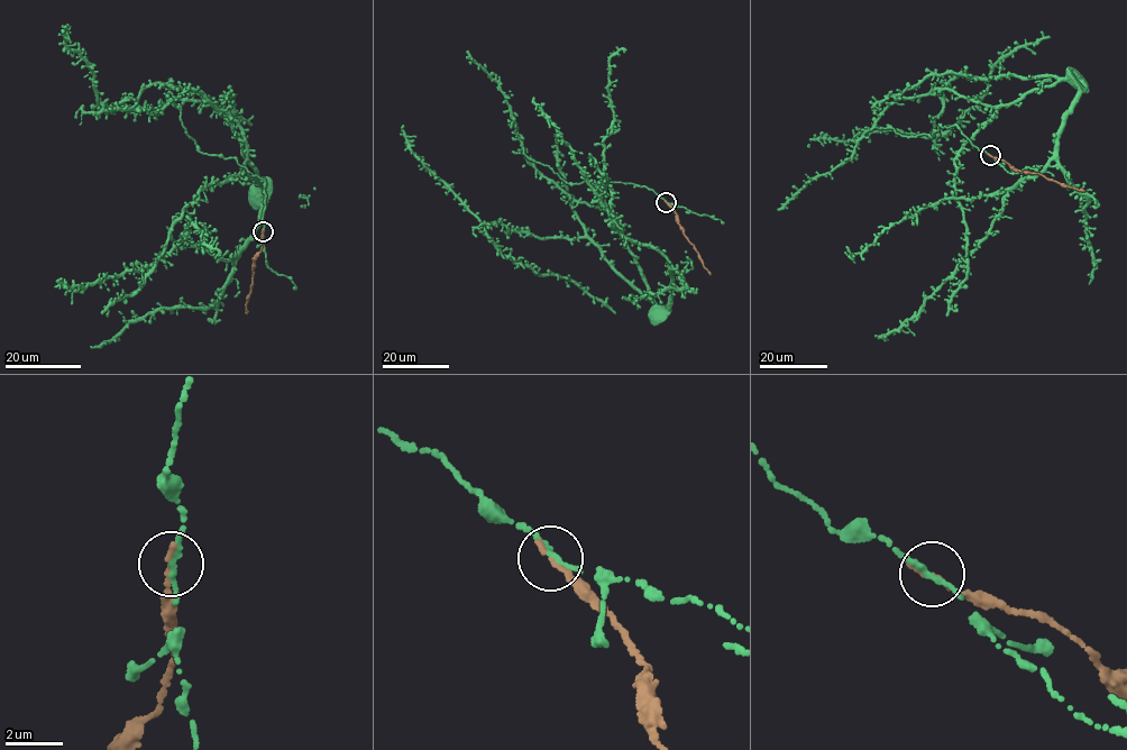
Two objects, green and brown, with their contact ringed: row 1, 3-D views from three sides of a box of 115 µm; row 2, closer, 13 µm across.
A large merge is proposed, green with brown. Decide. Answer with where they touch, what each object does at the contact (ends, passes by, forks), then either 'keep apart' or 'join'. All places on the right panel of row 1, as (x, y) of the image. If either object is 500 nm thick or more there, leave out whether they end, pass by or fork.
(990, 155) | green passes by | brown ends | keep apart

